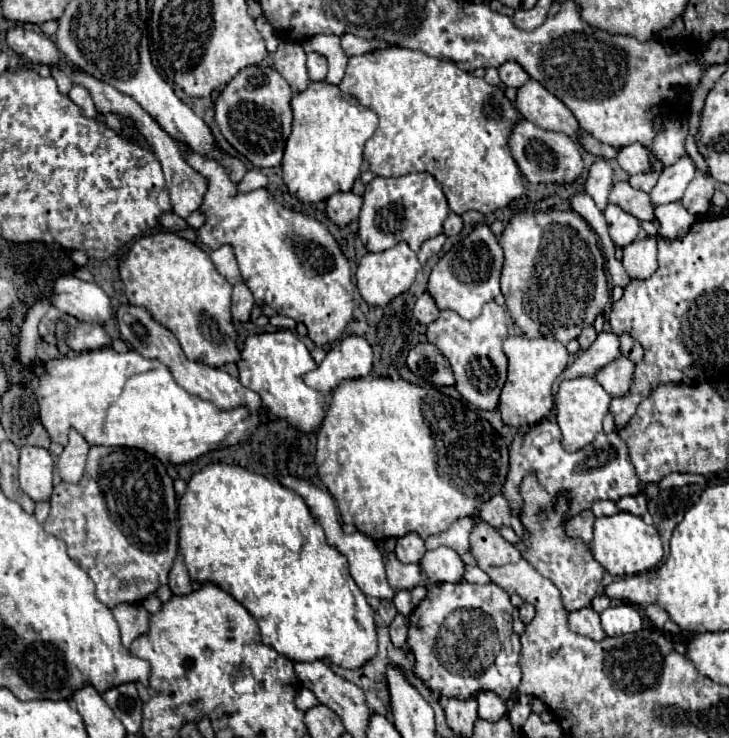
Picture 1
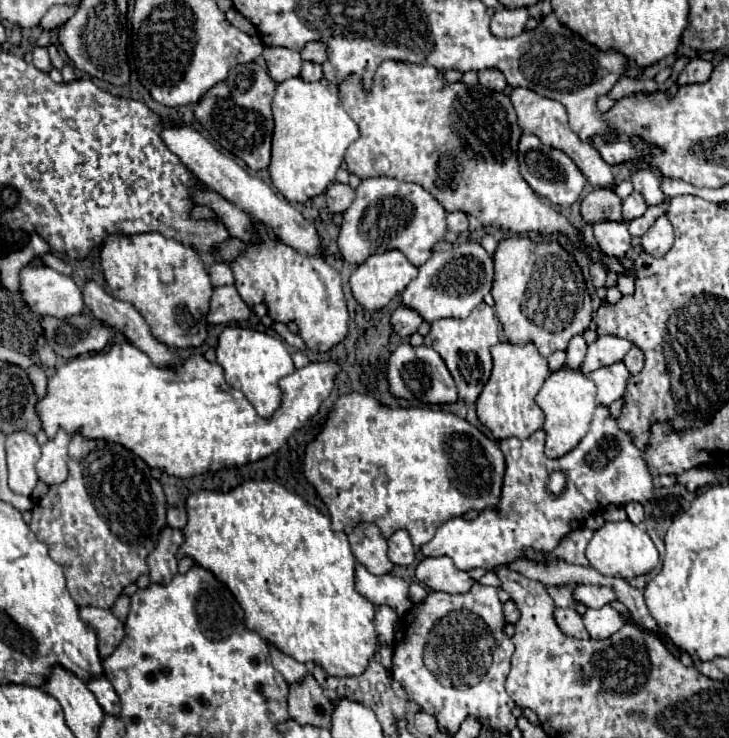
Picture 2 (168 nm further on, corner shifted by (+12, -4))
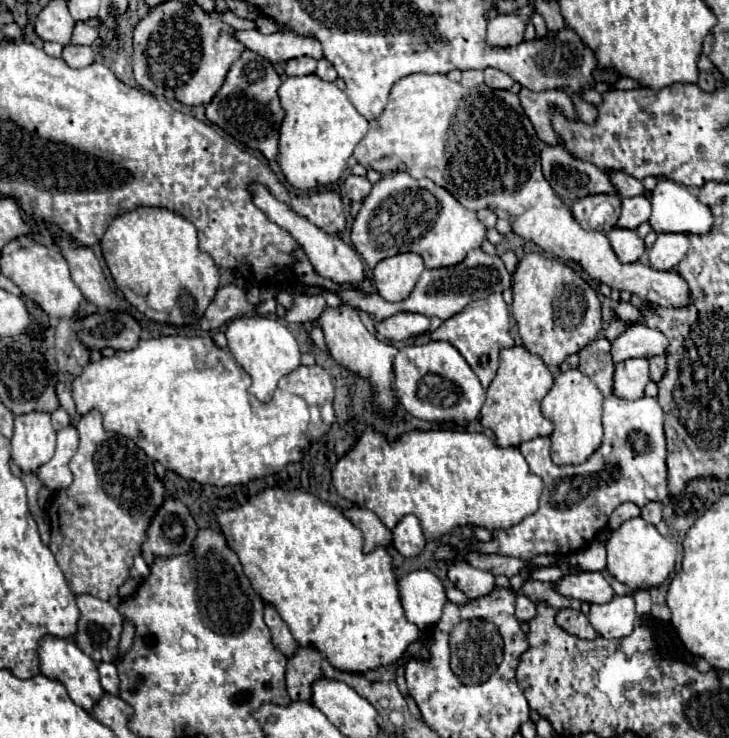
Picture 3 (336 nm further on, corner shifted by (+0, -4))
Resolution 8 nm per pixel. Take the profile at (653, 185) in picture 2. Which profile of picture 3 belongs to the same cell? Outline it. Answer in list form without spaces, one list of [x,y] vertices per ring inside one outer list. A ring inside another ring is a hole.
[[[658,179],[652,191],[650,225],[656,233],[708,233],[712,213],[684,185]]]

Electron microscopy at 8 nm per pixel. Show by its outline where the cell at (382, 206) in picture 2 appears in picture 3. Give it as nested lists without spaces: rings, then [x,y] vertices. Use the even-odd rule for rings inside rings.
[[[408,173],[382,177],[364,199],[362,209],[352,225],[352,245],[374,269],[378,261],[398,253],[418,253],[428,269],[460,263],[466,253],[480,247],[486,227],[476,219],[474,211],[464,209],[446,189],[430,179],[412,179]]]

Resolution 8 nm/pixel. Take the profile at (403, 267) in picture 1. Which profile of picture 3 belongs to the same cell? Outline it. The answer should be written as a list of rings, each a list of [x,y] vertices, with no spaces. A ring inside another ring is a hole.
[[[400,253],[382,259],[374,269],[374,285],[386,301],[404,301],[424,271],[422,257],[416,253]]]

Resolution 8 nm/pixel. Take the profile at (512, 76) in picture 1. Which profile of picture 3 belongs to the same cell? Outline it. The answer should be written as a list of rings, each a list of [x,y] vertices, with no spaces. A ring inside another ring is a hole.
[[[492,67],[484,69],[484,83],[488,87],[494,87],[494,89],[510,89],[514,85],[514,81],[512,81],[510,75],[506,75],[500,69],[492,69]]]

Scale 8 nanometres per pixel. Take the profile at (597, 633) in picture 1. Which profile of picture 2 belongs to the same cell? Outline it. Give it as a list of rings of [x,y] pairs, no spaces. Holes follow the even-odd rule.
[[[572,607],[556,609],[554,611],[554,619],[556,619],[556,623],[558,623],[558,627],[560,627],[560,631],[564,635],[576,637],[576,639],[588,639],[590,637],[586,627],[584,627],[584,623],[582,623],[582,617]]]

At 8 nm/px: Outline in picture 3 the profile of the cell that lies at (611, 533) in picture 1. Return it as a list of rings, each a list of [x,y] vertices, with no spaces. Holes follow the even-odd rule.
[[[642,517],[624,521],[616,531],[612,531],[608,543],[608,573],[616,577],[620,583],[634,587],[634,589],[648,589],[660,585],[672,571],[676,563],[676,549],[674,545],[658,533],[658,529],[644,521]]]

